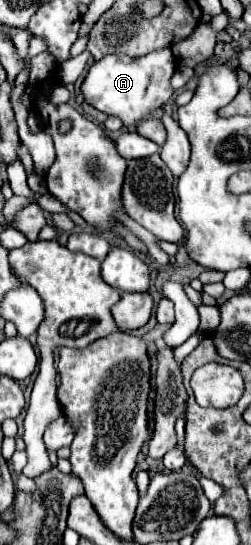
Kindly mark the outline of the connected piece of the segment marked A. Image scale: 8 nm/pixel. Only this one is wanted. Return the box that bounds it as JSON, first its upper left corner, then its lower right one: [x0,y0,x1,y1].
[80,46,176,126]

